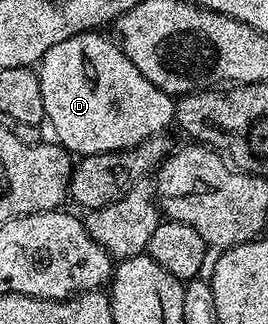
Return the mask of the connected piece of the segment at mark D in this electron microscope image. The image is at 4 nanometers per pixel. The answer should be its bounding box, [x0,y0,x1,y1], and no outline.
[38,31,176,157]

